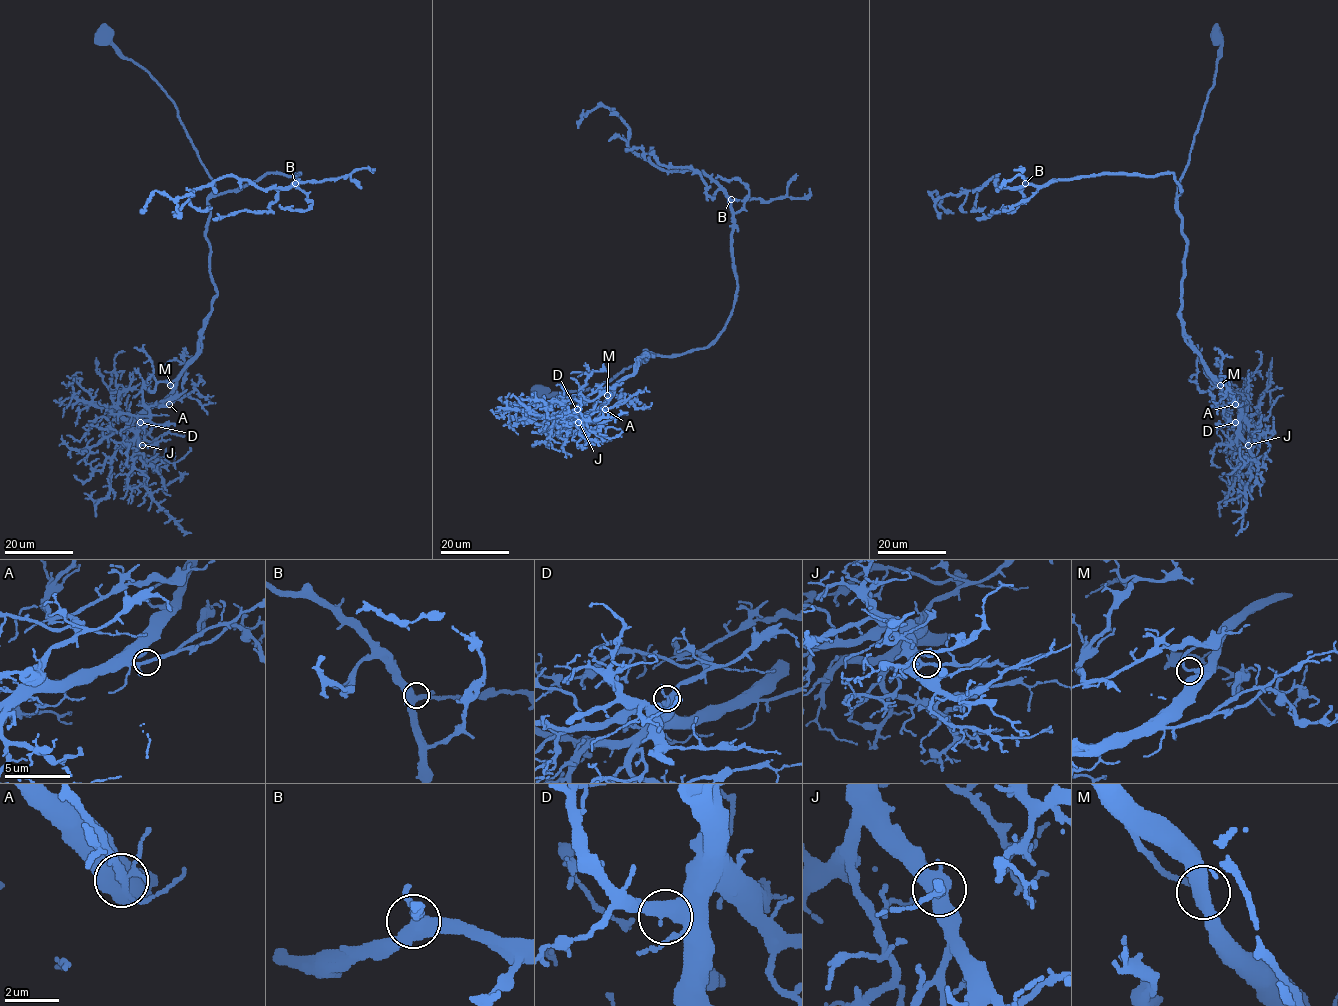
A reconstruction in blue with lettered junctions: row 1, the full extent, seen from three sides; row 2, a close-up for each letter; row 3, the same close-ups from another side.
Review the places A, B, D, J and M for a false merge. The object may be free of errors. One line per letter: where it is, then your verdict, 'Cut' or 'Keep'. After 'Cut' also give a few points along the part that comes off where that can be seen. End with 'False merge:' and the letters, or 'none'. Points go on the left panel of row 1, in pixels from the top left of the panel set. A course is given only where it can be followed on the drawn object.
A: Place: (169, 404). Keep
B: Place: (295, 183). Keep
D: Place: (140, 422). Keep
J: Place: (142, 445). Keep
M: Place: (170, 385). Keep
False merge: none

